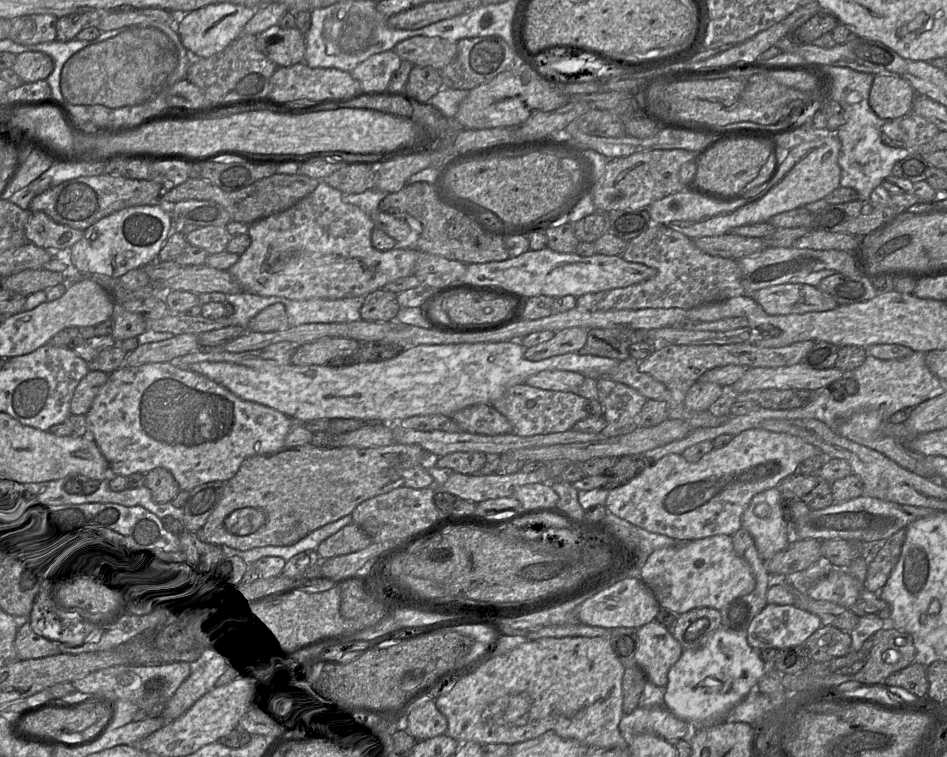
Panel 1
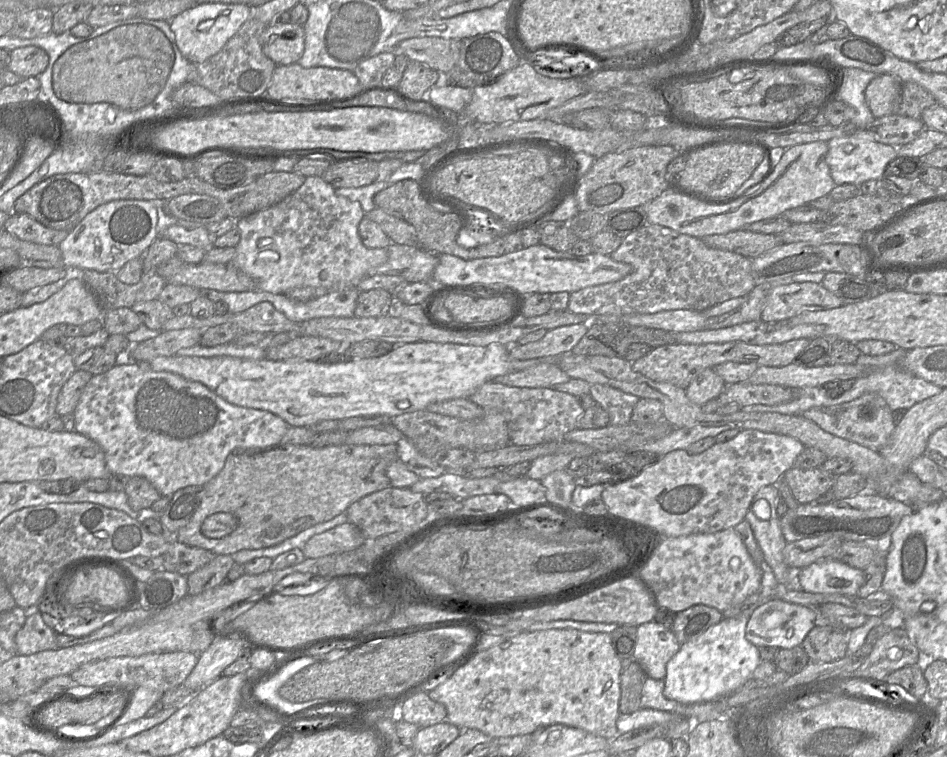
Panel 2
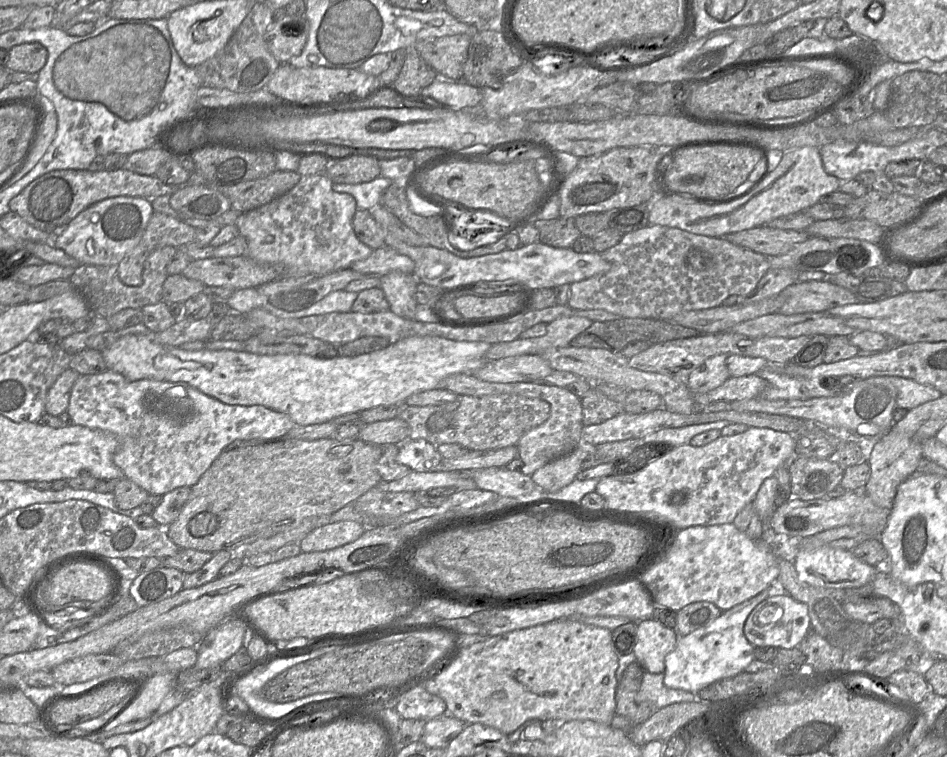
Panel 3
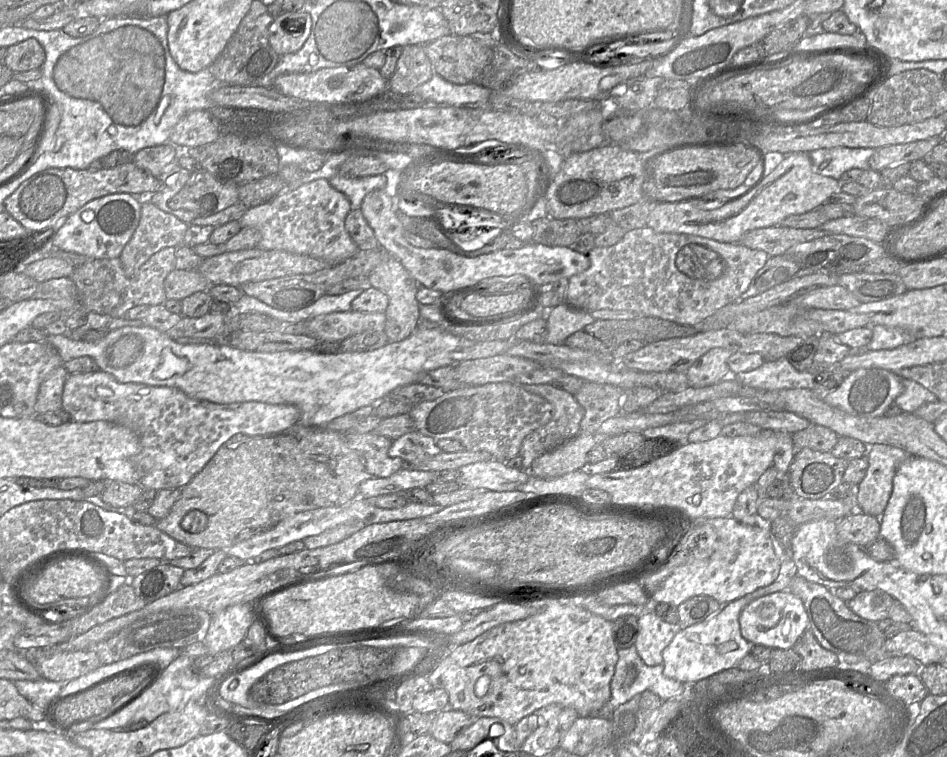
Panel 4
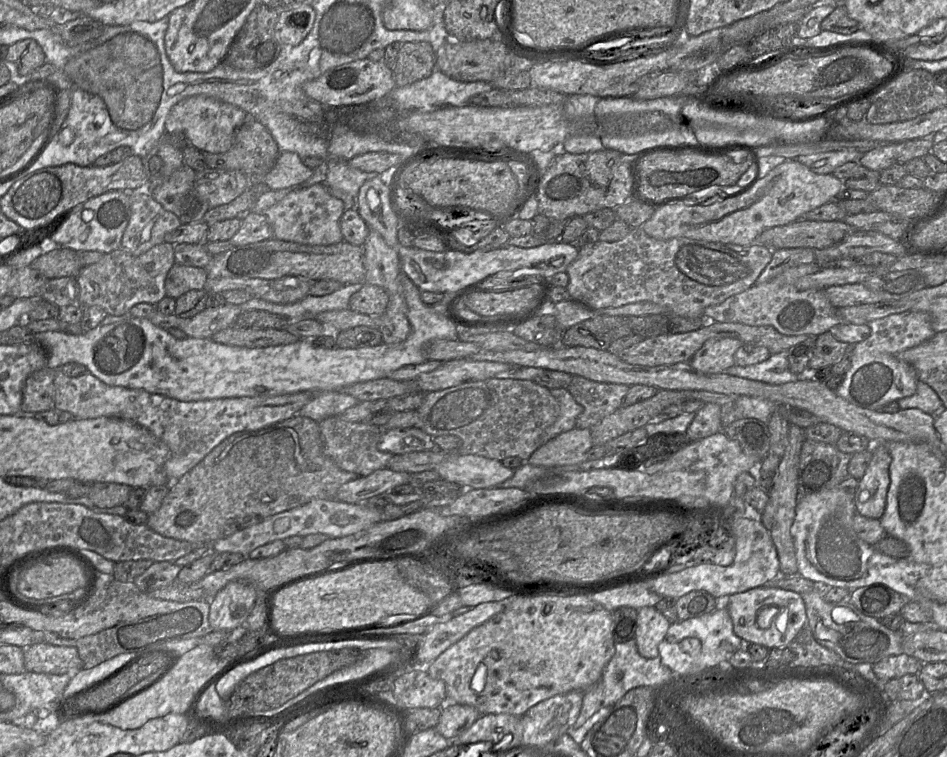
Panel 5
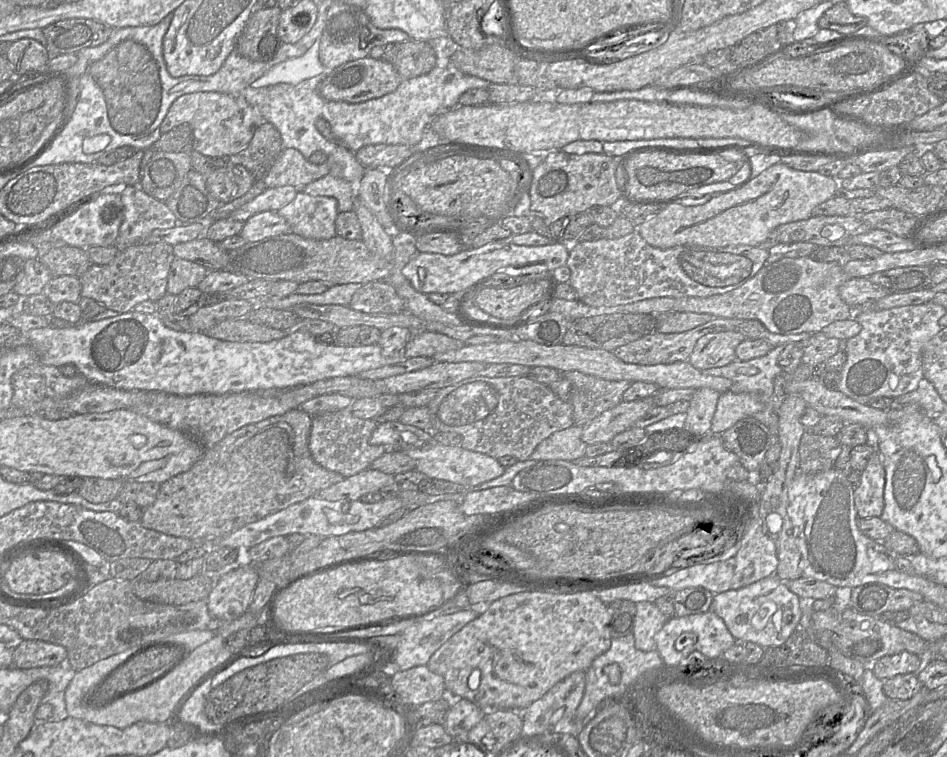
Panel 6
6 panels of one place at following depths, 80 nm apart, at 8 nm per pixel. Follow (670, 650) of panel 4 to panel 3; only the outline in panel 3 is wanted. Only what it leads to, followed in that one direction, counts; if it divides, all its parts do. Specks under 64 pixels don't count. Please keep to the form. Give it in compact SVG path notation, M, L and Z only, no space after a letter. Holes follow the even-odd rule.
M778 578L774 579L763 591L742 602L721 615L710 624L685 635L678 635L678 643L665 657L664 685L669 688L698 692L704 687L733 677L755 659L754 646L744 635L744 625L752 610L763 600L785 595L786 590Z

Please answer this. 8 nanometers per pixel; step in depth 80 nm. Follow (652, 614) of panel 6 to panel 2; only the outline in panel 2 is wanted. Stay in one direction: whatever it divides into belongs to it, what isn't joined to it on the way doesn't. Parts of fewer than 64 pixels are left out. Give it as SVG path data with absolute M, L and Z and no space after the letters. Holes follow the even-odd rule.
M652 620L637 626L633 658L647 676L664 680L667 663L679 651L680 646L671 629Z

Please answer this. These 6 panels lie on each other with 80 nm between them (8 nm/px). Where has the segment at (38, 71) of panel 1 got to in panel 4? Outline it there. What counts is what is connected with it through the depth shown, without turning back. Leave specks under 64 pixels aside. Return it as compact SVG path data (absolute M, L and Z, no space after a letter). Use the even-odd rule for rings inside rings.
M27 39L7 48L5 65L12 72L40 69L45 61L43 46L36 39Z

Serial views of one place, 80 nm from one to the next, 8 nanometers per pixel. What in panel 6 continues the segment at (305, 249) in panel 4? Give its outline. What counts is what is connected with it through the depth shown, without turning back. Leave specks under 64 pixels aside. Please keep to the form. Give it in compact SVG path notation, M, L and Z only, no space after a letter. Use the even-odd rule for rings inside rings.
M298 190L296 197L277 211L289 223L292 233L313 240L326 240L336 235L337 200L312 196Z

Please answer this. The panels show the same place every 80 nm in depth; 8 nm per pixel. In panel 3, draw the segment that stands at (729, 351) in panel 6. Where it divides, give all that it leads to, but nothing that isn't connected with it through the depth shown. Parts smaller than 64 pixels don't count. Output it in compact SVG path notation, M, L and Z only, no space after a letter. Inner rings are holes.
M714 355L689 374L687 386L693 395L709 392L730 377L725 363L727 356Z

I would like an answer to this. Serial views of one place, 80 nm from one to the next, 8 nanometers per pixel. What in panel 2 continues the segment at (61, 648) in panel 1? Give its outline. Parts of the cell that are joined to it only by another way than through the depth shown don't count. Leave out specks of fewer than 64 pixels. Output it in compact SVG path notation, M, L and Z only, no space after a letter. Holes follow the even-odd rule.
M37 608L27 612L25 623L16 634L15 642L18 655L58 649L57 632L44 622Z

